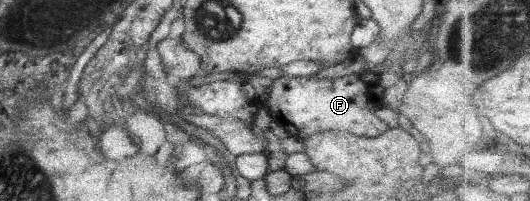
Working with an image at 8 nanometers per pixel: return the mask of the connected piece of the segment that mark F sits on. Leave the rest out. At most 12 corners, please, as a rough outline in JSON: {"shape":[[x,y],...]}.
{"shape":[[365,72],[281,76],[265,100],[295,139],[388,126]]}

